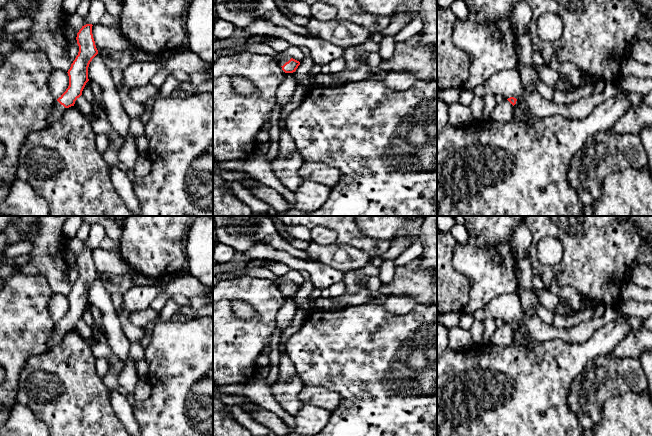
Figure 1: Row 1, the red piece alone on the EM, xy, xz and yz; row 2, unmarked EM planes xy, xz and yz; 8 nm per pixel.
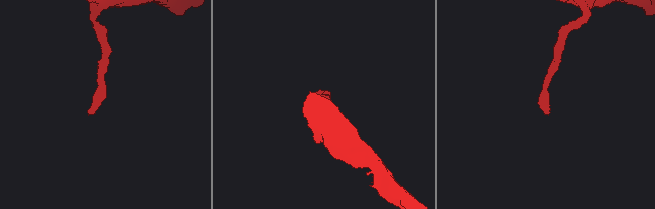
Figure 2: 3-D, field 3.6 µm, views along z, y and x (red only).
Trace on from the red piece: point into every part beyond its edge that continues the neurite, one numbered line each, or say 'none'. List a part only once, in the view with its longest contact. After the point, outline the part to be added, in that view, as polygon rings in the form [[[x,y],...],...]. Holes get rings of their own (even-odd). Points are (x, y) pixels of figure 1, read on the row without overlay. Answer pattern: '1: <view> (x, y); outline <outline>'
1: xz (281, 285); outline [[[284,280],[284,281],[279,281],[279,282],[276,282],[276,286],[280,289],[280,290],[283,290],[286,286],[288,286],[291,282],[290,281],[287,281],[287,280]]]

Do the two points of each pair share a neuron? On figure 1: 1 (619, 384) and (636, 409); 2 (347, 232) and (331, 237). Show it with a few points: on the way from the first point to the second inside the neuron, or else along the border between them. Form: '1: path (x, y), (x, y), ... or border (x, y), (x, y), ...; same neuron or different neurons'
1: border (641, 392), (627, 391), (611, 396), (604, 405); different neurons
2: border (316, 226), (333, 229), (337, 234), (337, 242); different neurons

